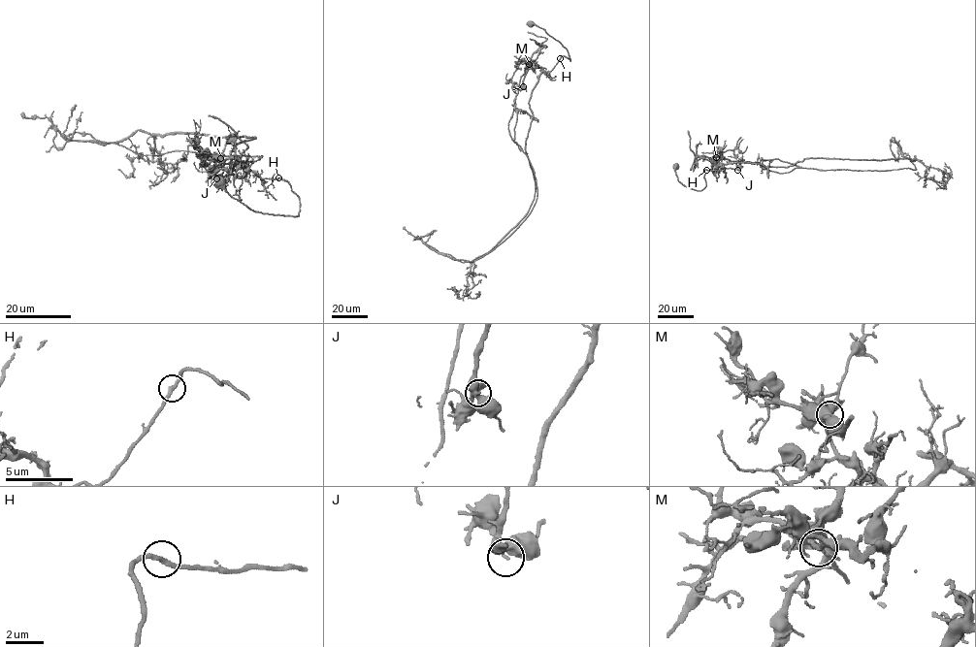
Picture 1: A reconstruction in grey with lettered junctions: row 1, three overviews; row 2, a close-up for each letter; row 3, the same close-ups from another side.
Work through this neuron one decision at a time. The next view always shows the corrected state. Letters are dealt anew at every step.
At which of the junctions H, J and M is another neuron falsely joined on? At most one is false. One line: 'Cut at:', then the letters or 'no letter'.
Cut at: M

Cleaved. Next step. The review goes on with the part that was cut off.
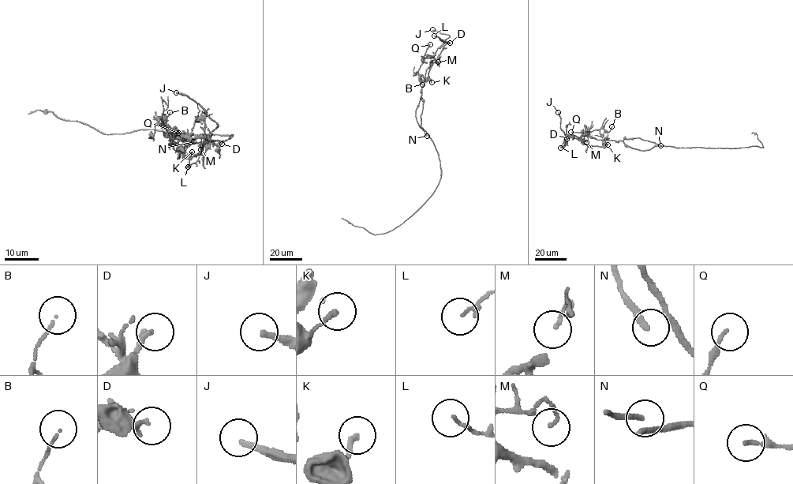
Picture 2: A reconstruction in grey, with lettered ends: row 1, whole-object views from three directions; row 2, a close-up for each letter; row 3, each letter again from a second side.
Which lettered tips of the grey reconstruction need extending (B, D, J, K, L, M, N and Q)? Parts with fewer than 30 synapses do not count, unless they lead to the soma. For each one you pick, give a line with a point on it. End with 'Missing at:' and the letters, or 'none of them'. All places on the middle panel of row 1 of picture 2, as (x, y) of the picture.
J: (432, 29)
N: (427, 136)
Missing at: J, N

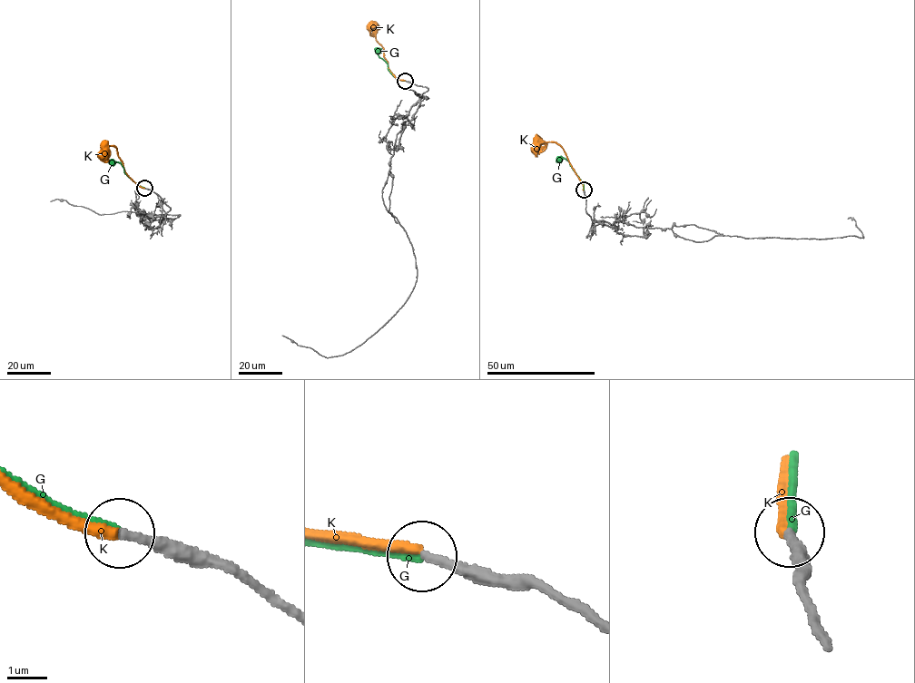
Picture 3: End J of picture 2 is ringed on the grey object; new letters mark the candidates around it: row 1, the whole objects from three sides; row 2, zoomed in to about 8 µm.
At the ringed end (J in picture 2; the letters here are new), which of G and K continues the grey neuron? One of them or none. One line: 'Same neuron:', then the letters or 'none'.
Same neuron: G

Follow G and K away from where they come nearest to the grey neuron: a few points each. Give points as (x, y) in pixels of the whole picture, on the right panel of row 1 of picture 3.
G: (584, 190), (584, 184), (569, 162), (563, 158), (559, 159)
K: (583, 190), (583, 185), (565, 151), (555, 142), (537, 140)

